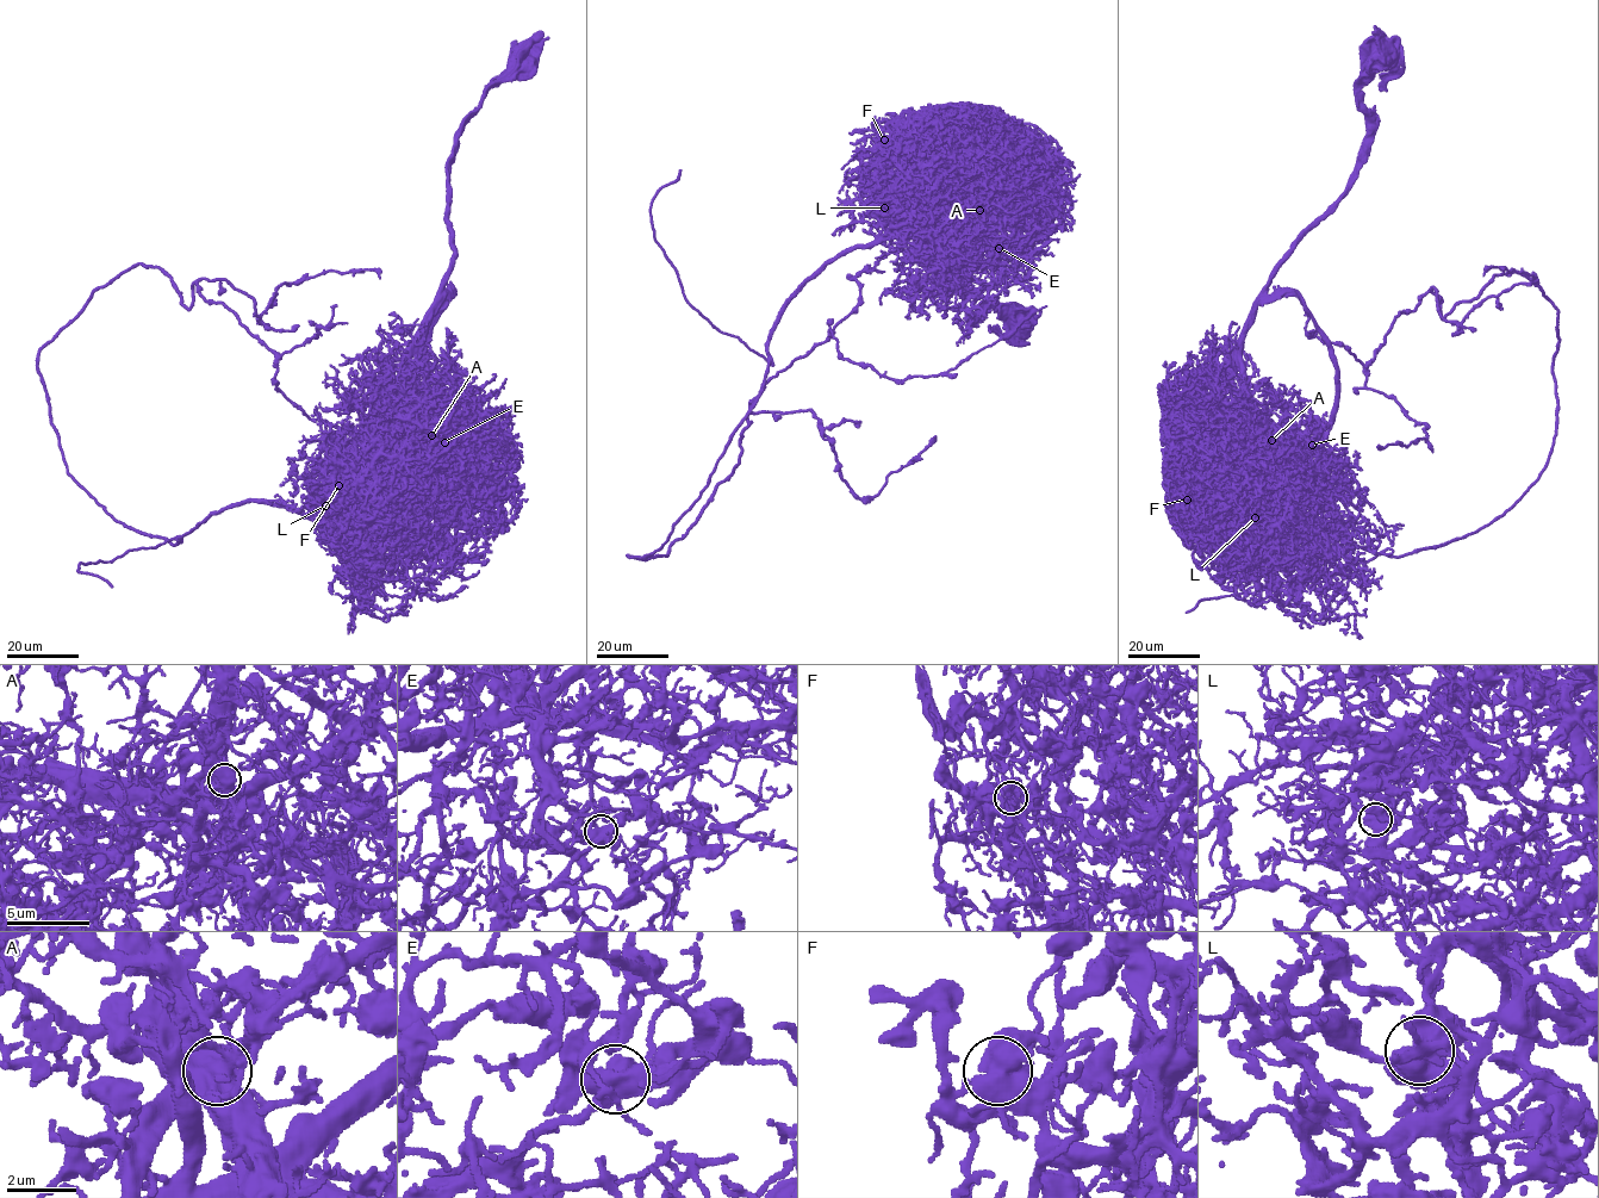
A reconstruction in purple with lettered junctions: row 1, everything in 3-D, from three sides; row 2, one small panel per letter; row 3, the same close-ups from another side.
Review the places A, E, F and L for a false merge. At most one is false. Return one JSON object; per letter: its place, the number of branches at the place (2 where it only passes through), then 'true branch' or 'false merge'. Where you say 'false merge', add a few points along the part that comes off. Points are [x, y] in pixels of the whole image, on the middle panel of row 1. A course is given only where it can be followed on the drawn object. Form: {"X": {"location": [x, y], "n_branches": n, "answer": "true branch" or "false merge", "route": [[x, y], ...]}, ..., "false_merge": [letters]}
{"A": {"location": [980, 210], "n_branches": 5, "answer": "true branch"}, "E": {"location": [999, 248], "n_branches": 4, "answer": "true branch"}, "F": {"location": [884, 140], "n_branches": 4, "answer": "true branch"}, "L": {"location": [884, 208], "n_branches": 4, "answer": "false merge", "route": [[885, 208], [925, 187], [795, 295], [700, 497], [627, 556], [666, 556], [832, 331], [902, 380], [1046, 306]]}, "false_merge": ["L"]}

